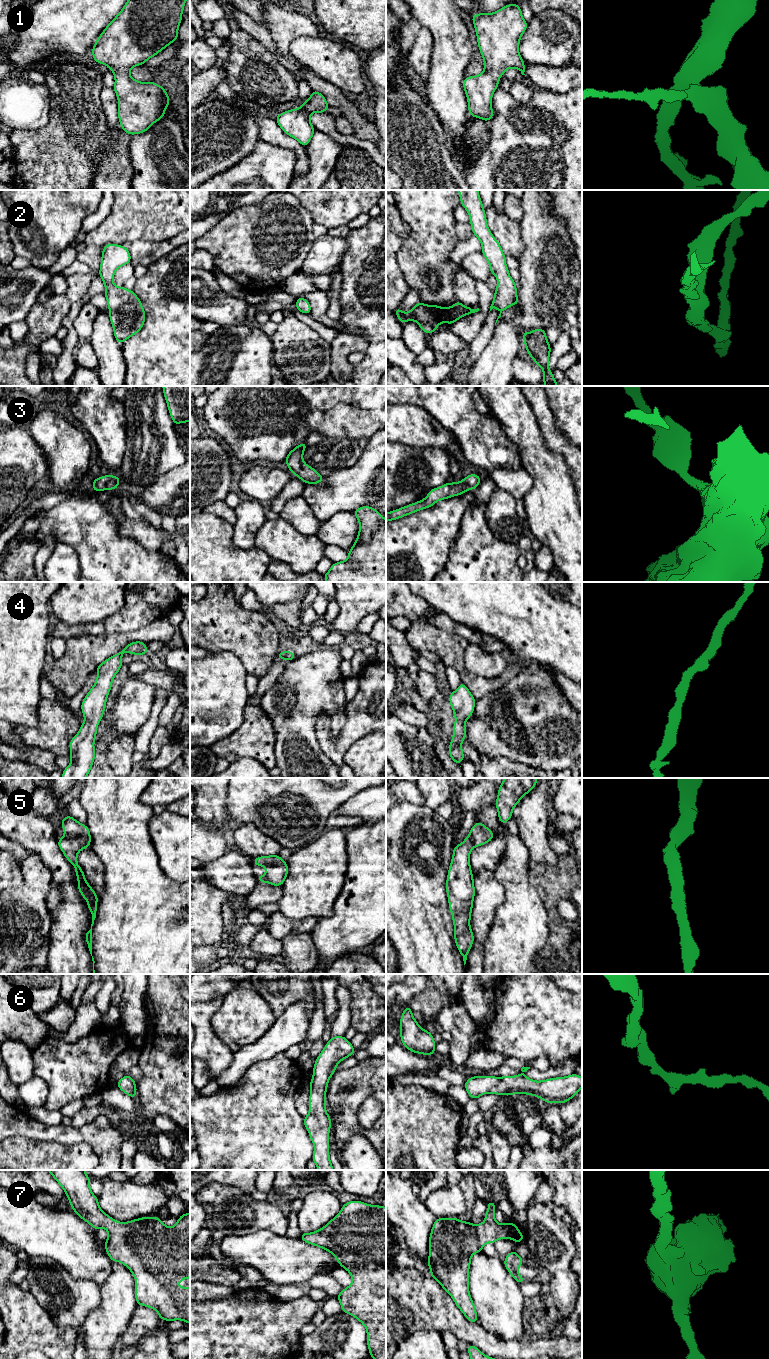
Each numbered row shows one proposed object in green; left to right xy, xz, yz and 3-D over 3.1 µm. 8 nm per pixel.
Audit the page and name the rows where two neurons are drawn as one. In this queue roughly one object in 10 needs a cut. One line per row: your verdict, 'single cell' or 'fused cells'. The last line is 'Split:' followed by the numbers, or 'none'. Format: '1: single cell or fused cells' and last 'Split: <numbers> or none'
1: single cell
2: single cell
3: single cell
4: single cell
5: single cell
6: single cell
7: single cell
Split: none

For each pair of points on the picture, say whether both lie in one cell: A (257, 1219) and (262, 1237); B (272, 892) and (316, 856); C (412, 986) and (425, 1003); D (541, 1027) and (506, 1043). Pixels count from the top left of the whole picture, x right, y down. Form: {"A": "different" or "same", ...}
{"A": "different", "B": "different", "C": "different", "D": "same"}

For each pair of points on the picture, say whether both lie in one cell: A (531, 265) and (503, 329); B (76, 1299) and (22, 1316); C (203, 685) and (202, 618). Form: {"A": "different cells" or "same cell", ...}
{"A": "same cell", "B": "different cells", "C": "different cells"}

